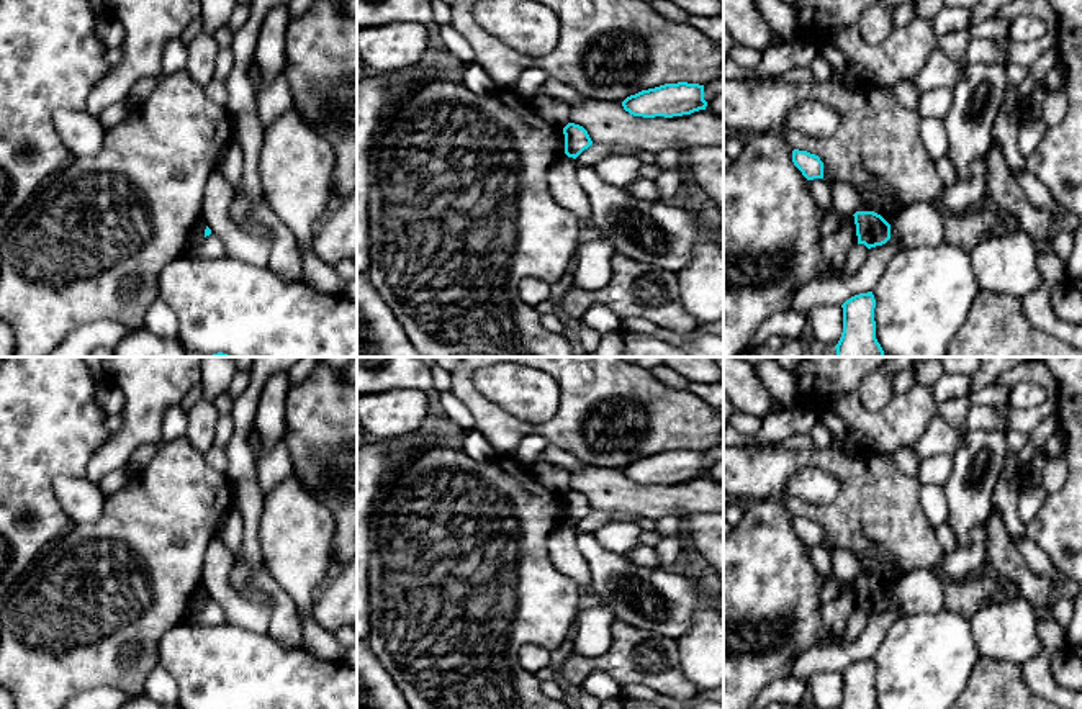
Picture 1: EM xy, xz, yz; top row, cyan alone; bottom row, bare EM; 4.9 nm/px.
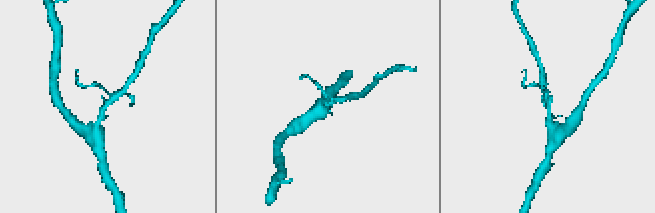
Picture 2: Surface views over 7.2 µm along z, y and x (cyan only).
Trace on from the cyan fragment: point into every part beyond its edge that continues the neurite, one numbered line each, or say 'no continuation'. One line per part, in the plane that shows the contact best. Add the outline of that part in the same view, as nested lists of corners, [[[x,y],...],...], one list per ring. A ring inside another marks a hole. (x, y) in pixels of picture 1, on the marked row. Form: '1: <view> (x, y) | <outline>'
no continuation

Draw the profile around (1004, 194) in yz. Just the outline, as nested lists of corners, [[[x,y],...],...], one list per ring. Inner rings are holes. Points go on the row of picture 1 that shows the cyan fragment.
[[[999,144],[987,152],[987,203],[999,213],[1013,216],[1021,231],[1031,237],[1036,252],[1051,249],[1051,241],[1059,231],[1048,210],[1031,205]]]

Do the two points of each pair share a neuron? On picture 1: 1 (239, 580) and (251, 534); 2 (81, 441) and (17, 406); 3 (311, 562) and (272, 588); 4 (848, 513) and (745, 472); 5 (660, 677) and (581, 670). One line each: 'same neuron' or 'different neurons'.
1: same neuron
2: same neuron
3: different neurons
4: same neuron
5: same neuron

